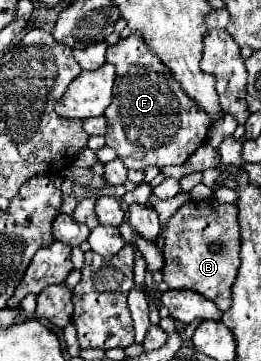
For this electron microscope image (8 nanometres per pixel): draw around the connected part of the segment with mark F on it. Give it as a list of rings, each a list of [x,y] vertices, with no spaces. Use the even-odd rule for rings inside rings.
[[[139,34],[123,38],[119,44],[109,46],[107,62],[115,66],[117,78],[113,86],[113,102],[105,110],[107,132],[105,144],[117,150],[125,168],[145,170],[147,166],[183,164],[207,140],[213,118],[191,102],[175,76],[159,56],[149,50]]]

